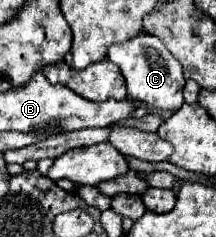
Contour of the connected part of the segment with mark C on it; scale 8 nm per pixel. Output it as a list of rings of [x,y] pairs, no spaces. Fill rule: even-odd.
[[[143,31],[141,35],[129,41],[111,45],[107,55],[121,69],[127,81],[127,93],[131,99],[143,101],[161,111],[177,111],[183,105],[185,77],[181,71],[181,63],[171,55],[171,51],[157,37]]]

